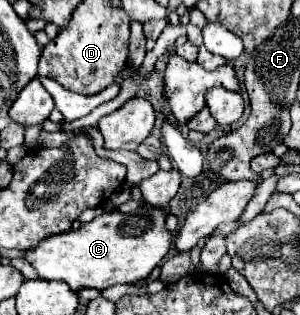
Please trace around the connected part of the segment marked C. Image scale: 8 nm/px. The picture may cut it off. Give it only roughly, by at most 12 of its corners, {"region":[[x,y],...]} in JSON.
{"region":[[168,212],[102,214],[26,260],[74,290],[146,280]]}

